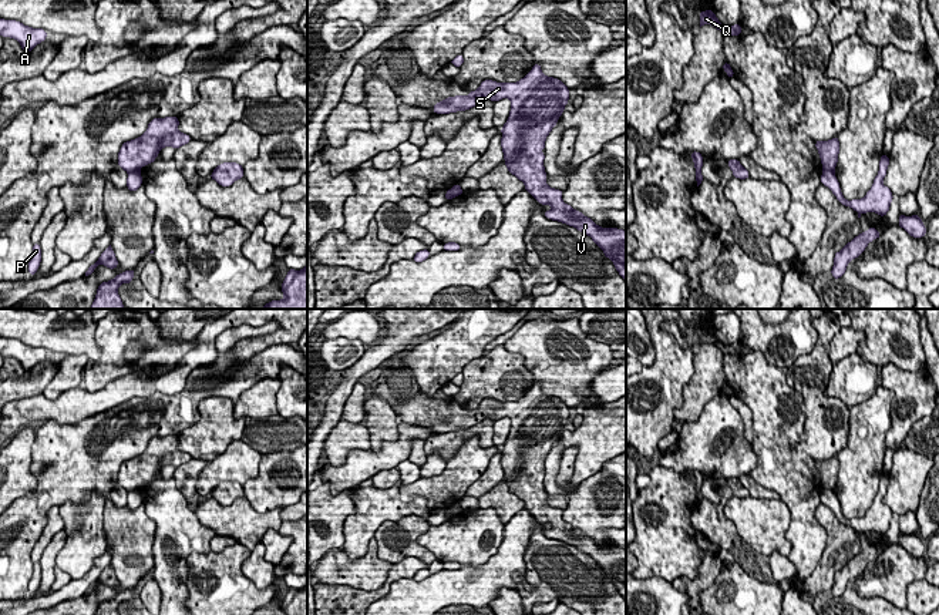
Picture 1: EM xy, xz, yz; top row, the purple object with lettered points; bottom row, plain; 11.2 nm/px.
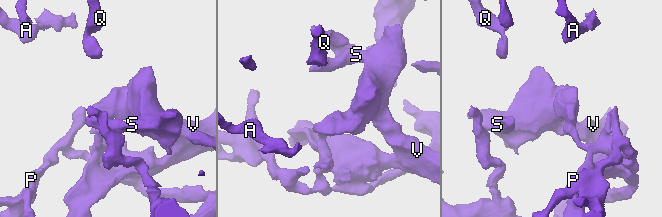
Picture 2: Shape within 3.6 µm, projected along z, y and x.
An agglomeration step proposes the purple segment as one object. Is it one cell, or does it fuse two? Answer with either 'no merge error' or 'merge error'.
merge error

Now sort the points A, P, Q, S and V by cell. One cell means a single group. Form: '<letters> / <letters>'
A P Q / S V

